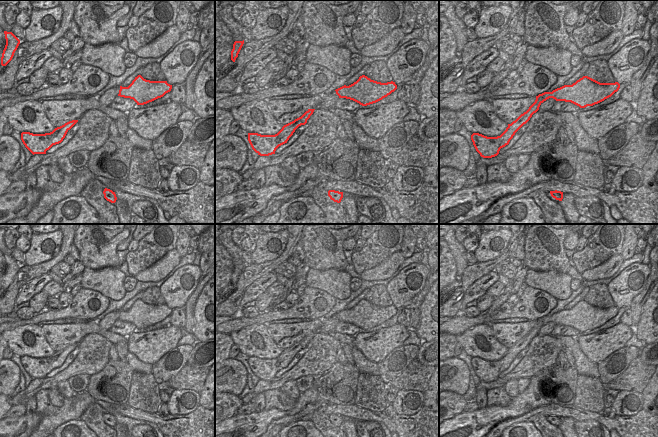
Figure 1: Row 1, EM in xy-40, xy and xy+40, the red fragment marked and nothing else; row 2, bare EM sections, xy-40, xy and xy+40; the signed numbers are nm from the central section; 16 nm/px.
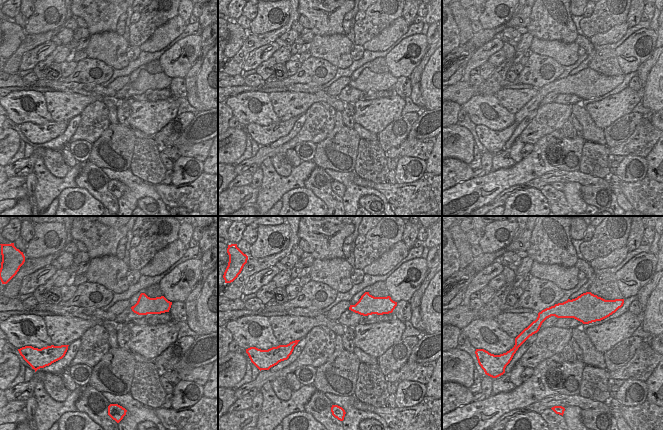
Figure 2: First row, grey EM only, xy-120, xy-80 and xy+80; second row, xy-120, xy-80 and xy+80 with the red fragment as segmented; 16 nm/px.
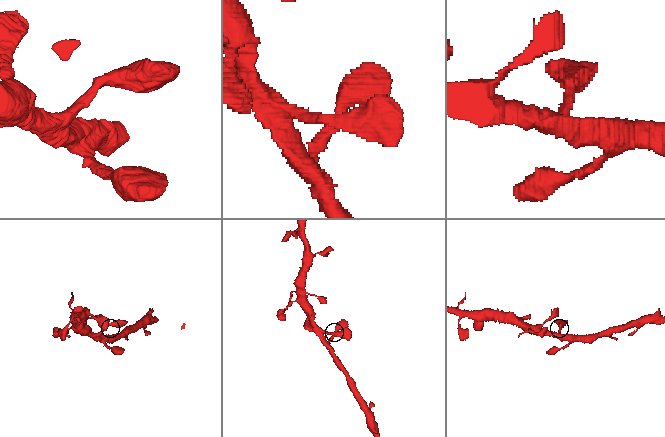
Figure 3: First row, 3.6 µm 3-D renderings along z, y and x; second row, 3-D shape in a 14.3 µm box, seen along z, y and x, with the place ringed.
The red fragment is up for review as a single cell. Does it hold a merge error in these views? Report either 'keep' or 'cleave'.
keep

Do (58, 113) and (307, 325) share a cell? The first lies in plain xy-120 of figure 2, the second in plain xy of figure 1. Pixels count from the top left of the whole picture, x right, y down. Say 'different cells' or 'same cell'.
same cell

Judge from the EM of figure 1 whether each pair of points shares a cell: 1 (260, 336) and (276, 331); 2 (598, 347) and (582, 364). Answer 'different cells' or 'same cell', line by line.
1: different cells
2: different cells

